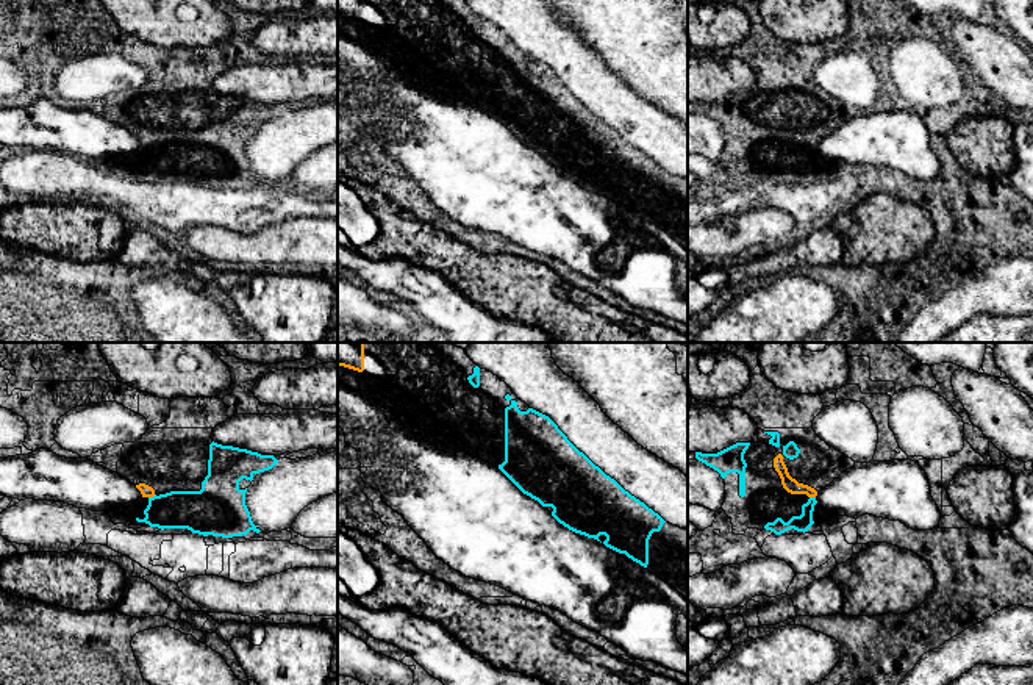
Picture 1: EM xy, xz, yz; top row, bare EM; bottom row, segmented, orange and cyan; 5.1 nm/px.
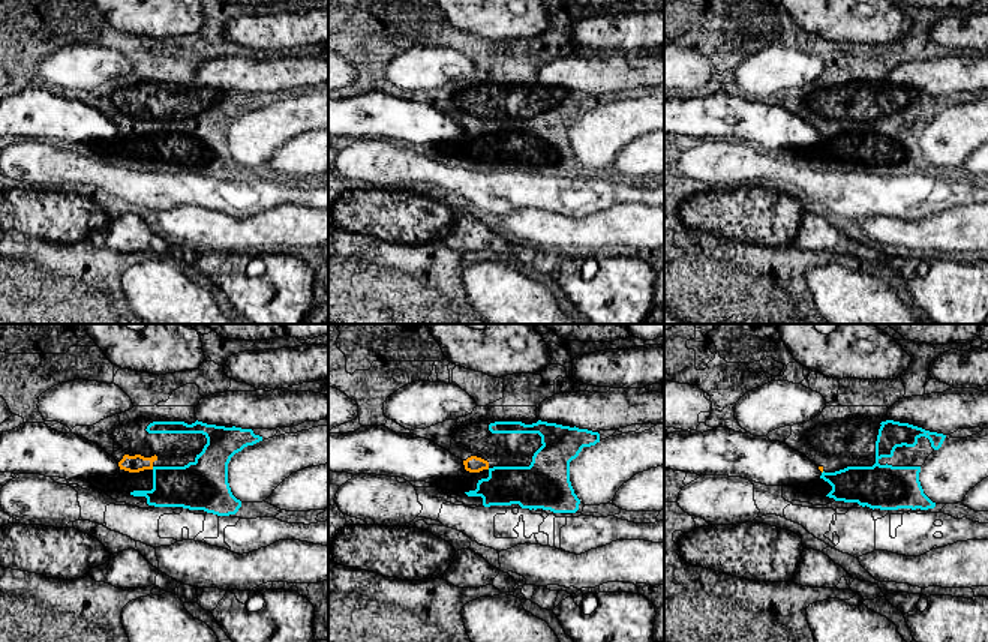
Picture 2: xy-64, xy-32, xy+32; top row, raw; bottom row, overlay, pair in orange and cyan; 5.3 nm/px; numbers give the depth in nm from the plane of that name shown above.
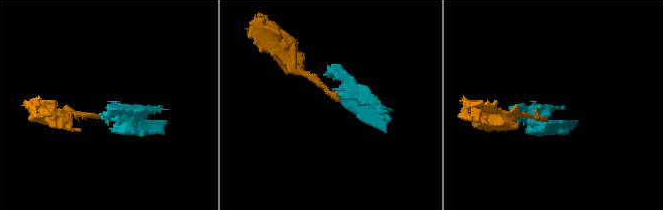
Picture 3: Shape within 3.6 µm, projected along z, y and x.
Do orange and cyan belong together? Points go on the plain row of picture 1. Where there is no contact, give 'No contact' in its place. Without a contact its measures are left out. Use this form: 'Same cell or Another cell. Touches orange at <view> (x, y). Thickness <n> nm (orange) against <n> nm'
Same cell. Touches orange at xy (152, 146). Thickness 60 nm (orange) against 200 nm

